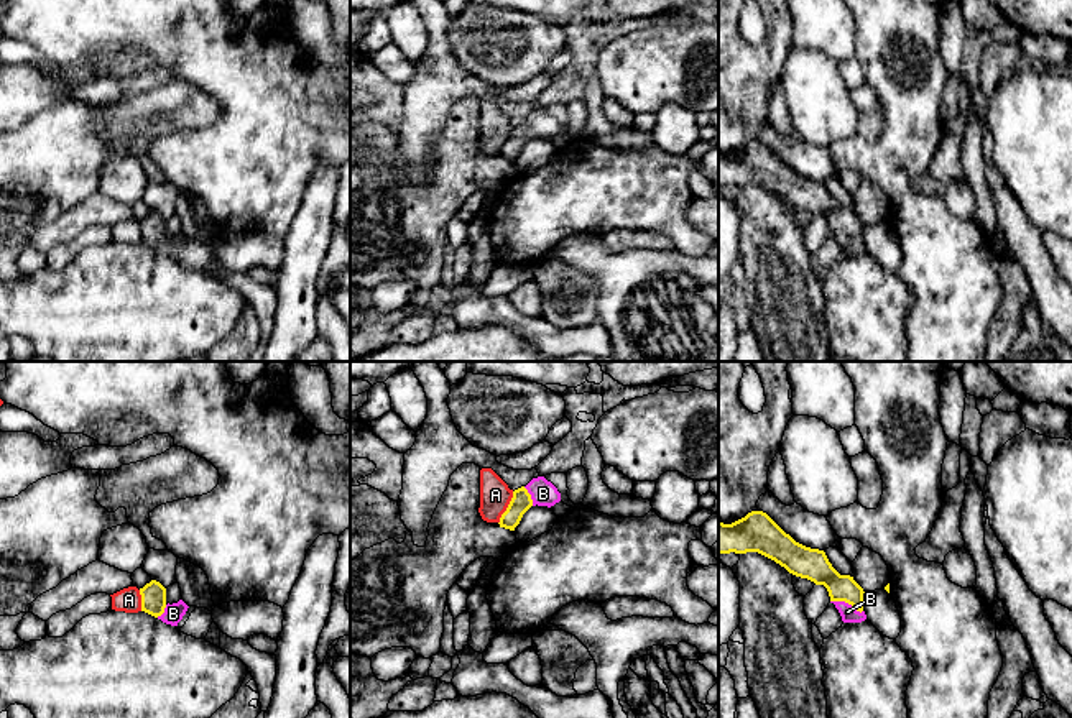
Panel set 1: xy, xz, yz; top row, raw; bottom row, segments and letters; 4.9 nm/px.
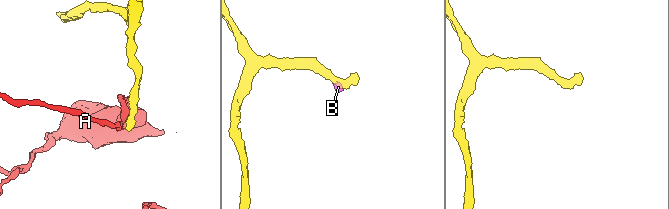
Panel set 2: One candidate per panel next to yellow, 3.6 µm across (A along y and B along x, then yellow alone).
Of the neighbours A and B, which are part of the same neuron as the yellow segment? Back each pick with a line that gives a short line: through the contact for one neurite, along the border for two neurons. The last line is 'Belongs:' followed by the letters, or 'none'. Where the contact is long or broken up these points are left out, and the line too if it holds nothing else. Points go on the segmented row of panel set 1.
B: yz (813, 564), (847, 602), (847, 612)
Belongs: B

